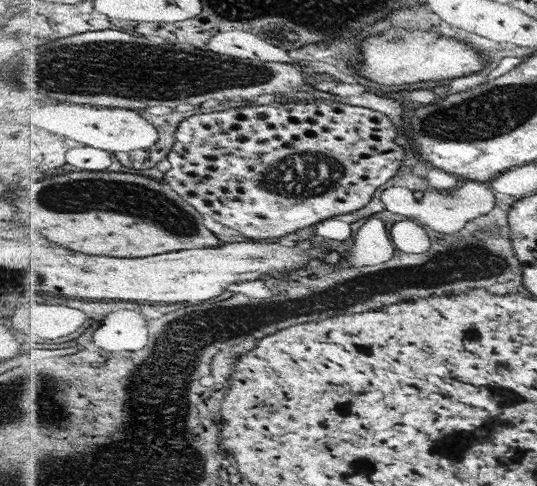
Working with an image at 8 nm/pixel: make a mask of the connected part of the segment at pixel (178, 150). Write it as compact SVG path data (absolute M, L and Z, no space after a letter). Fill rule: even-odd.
M312 99L308 102L280 102L276 105L276 107L240 107L226 109L225 111L202 113L194 116L194 118L188 118L188 120L185 120L182 123L182 128L178 129L175 149L170 152L168 158L171 162L171 168L165 172L165 182L170 183L172 185L172 188L177 193L180 193L180 195L186 198L186 200L190 202L190 204L194 205L194 207L198 208L198 210L201 210L202 214L209 214L210 216L212 216L212 218L214 218L214 220L222 223L225 226L233 228L234 230L238 231L238 234L245 236L252 241L264 240L264 238L286 237L287 234L310 227L313 224L316 225L317 223L330 218L330 216L334 216L334 218L336 218L336 216L338 215L348 214L362 208L364 205L370 202L370 199L372 199L372 194L374 194L374 190L376 190L376 188L384 184L389 185L390 178L396 175L398 169L400 168L400 165L402 165L402 161L404 161L404 157L406 157L404 148L402 148L402 146L398 146L398 144L396 144L396 142L394 141L394 138L396 138L396 136L398 136L398 131L394 124L392 124L392 120L390 120L388 116L384 116L382 112L378 112L377 110L372 110L370 108L364 108L356 104L354 106L350 106L350 104L344 104L344 102L334 102L332 100Z

